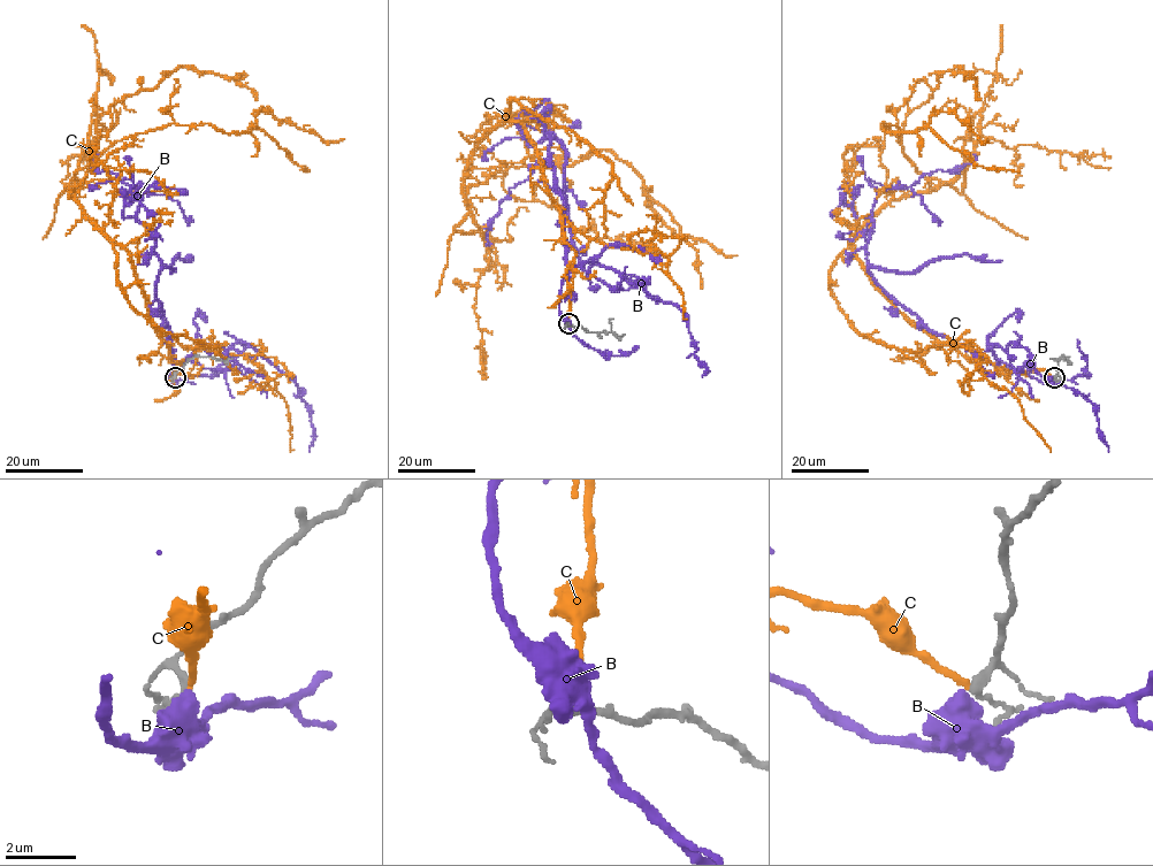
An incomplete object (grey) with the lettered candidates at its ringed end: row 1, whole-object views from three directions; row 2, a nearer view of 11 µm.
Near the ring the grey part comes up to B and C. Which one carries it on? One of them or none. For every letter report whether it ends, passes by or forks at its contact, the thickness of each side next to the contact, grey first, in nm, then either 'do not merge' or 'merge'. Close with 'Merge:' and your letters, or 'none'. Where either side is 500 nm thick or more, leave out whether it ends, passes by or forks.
B: calibres 190 and 650 nm; do not merge
C: it ends; calibres 160 and 160 nm; merge
Merge: C

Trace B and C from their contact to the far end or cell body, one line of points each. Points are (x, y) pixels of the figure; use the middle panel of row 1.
B: (569, 323), (555, 137), (529, 140), (536, 168), (499, 204), (486, 235), (493, 245)
C: (569, 322), (574, 250), (502, 121), (467, 158), (468, 209), (497, 170), (609, 150), (677, 234), (737, 255)

